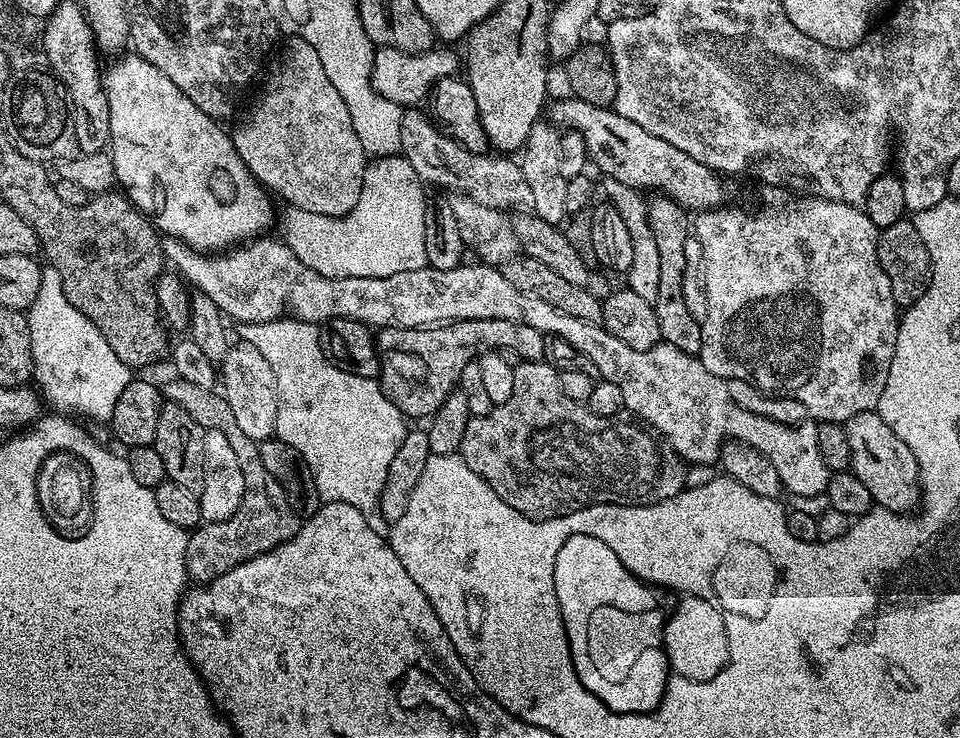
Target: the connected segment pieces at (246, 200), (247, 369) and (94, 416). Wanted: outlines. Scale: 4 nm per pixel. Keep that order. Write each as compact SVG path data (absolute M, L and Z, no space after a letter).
M128 55L121 64L113 66L112 72L105 71L102 76L110 105L110 155L119 187L165 237L181 240L189 248L212 250L208 248L239 245L243 236L259 237L272 220L272 210L264 197L265 189L243 167L242 158L233 149L231 135L225 132L224 136L217 121L200 112L190 98L178 94L166 74L144 63L141 56Z
M240 338L231 343L220 365L222 395L234 412L238 426L257 442L269 439L277 420L277 379L273 367L262 352L249 340Z
M48 266L41 271L38 294L34 298L32 307L27 309L26 315L30 326L34 380L35 383L40 383L39 391L42 393L43 399L47 403L49 400L56 407L53 409L60 414L71 414L76 418L85 416L88 420L111 421L114 414L114 402L118 402L122 390L126 390L128 383L134 379L133 369L128 368L122 362L122 358L118 358L118 354L114 354L114 350L110 350L110 342L106 342L106 338L102 338L98 326L94 326L92 320L86 319L69 302L62 290L62 278L56 268Z

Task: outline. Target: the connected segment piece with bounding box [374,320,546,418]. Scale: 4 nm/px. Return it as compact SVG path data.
M454 320L451 324L437 324L430 328L381 328L375 333L374 339L376 351L380 354L379 386L388 395L390 402L394 402L394 406L398 406L408 418L435 416L442 402L446 402L448 395L457 391L462 370L477 359L476 344L480 344L481 353L497 350L517 352L521 361L543 361L546 356L545 333L534 330L534 326L509 320Z

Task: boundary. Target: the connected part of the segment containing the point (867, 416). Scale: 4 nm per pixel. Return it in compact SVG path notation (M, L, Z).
M879 411L863 412L850 418L844 424L846 438L850 442L852 466L850 471L870 490L873 501L881 509L901 514L911 513L912 507L919 505L922 500L920 487L920 467L906 442L882 422Z

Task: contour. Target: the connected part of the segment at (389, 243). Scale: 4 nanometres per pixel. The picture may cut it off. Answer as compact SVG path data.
M403 155L375 157L368 166L362 194L352 211L342 216L312 214L301 208L287 209L284 242L300 262L326 277L390 277L427 265L428 209L425 187Z

